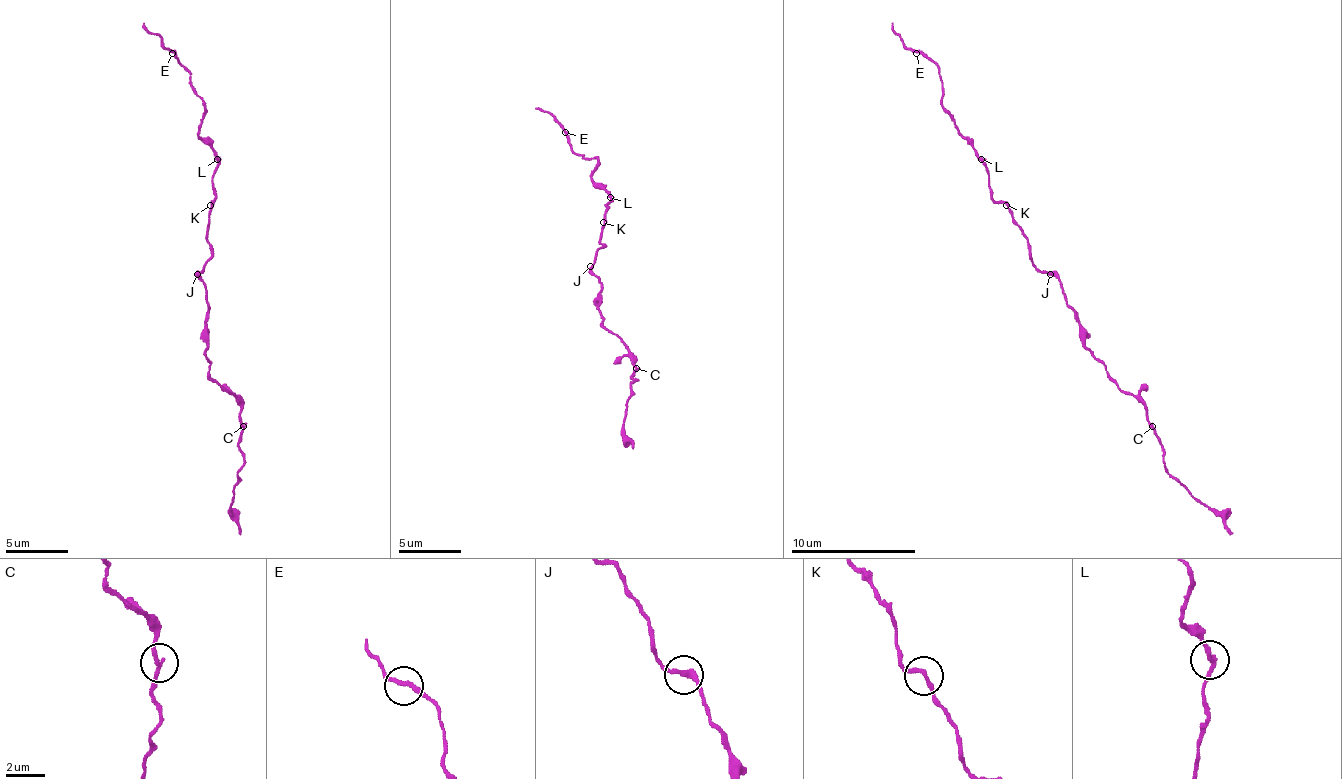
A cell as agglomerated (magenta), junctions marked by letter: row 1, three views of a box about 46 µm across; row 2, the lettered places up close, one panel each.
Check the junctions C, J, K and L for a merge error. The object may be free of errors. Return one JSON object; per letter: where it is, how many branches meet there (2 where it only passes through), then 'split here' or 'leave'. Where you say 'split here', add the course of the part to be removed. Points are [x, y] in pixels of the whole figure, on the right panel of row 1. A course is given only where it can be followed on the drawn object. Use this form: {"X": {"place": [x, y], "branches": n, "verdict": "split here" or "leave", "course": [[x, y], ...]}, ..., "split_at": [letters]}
{"C": {"place": [1152, 426], "branches": 2, "verdict": "leave"}, "J": {"place": [1050, 274], "branches": 2, "verdict": "leave"}, "K": {"place": [1006, 205], "branches": 2, "verdict": "leave"}, "L": {"place": [981, 159], "branches": 2, "verdict": "leave"}, "split_at": []}

